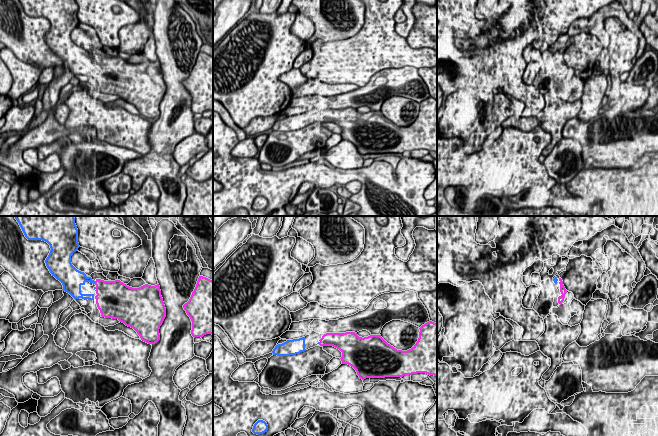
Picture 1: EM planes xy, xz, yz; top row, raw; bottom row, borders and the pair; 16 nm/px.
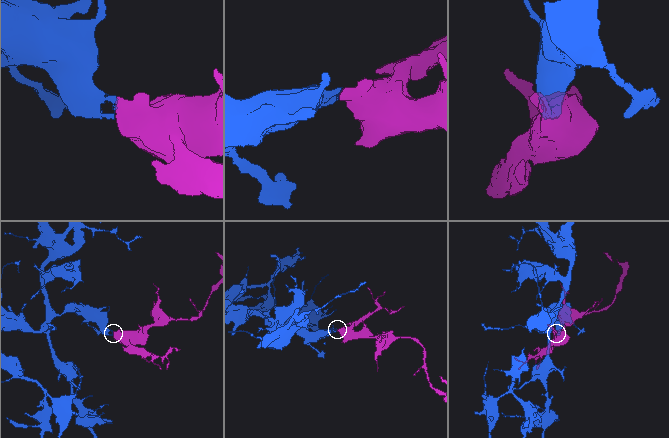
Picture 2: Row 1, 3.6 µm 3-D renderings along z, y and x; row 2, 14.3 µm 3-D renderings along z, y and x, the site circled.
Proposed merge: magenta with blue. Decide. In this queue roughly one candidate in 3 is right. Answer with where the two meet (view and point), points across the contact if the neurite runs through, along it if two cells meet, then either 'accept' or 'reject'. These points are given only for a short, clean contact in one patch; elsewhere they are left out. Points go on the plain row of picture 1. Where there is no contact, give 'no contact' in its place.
meets magenta in xy at (95, 58); accept

